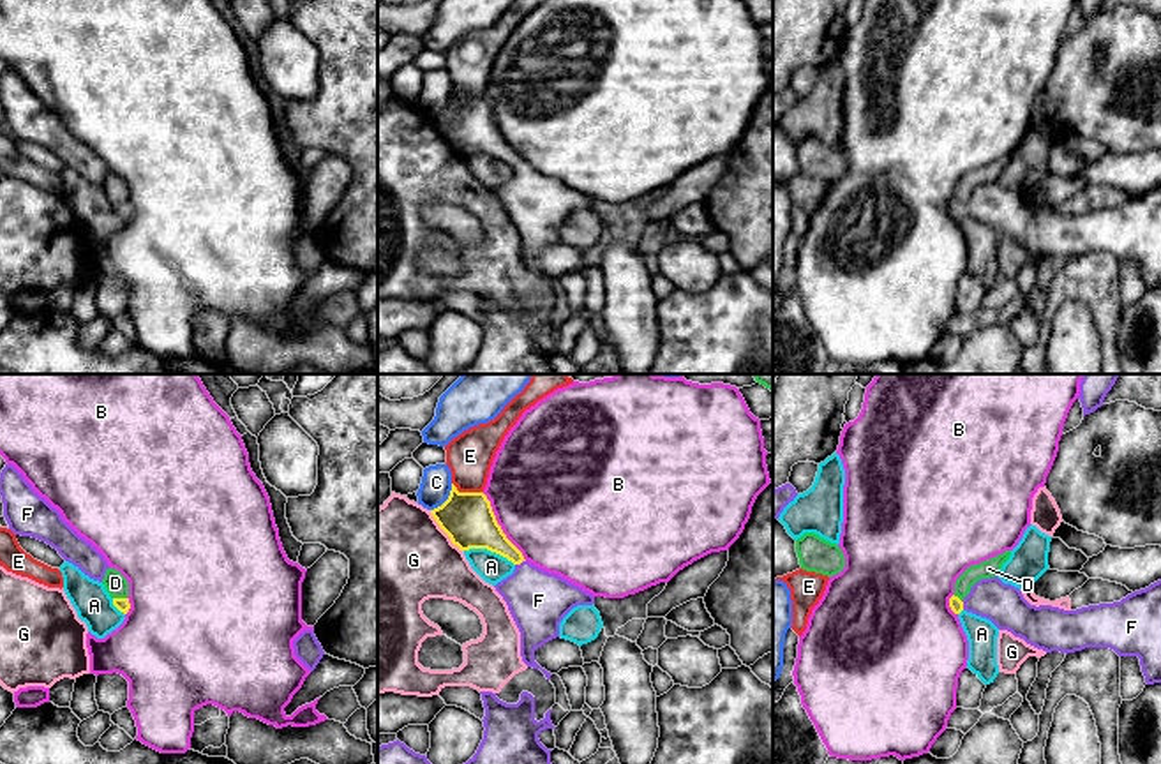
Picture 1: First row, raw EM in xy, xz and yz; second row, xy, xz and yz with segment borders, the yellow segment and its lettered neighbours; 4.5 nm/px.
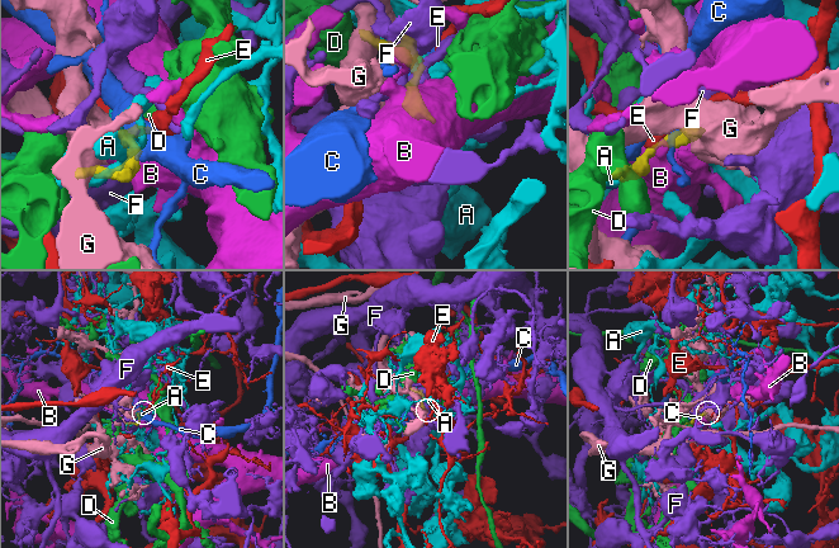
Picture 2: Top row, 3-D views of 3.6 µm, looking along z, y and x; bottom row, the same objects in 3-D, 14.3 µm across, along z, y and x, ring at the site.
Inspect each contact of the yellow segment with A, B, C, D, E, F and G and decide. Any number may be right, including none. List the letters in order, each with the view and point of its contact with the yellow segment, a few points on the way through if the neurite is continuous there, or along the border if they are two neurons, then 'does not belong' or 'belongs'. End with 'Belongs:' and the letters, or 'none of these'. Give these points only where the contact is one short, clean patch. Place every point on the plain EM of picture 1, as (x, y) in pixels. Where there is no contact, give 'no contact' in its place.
A: xz (489, 154) | does not belong
B: xz (500, 131) | does not belong
C: xz (447, 104) | along xz (452, 89), (450, 99), (431, 115) | does not belong
D: xy (120, 203) | along xy (113, 202), (126, 203) | does not belong
E: xz (466, 97) | does not belong
F: xz (519, 168) | across xz (477, 133), (503, 150), (519, 168), (530, 196), (539, 205) | belongs
G: xz (443, 134) | along xz (429, 115), (438, 131), (463, 156) | does not belong
Belongs: F

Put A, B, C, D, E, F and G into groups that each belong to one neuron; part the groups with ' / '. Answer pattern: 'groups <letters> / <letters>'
groups A / B / C / D / E / F / G

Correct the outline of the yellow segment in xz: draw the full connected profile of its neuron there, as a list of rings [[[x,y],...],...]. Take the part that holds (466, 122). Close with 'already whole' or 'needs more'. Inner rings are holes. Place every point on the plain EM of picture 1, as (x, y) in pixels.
[[[452,88],[448,104],[431,118],[461,155],[487,154],[515,169],[513,178],[494,192],[521,236],[522,266],[551,284],[552,279],[535,266],[535,254],[559,242],[563,222],[577,210],[593,210],[595,201],[526,166],[503,138],[483,97],[459,97]]]; needs more

